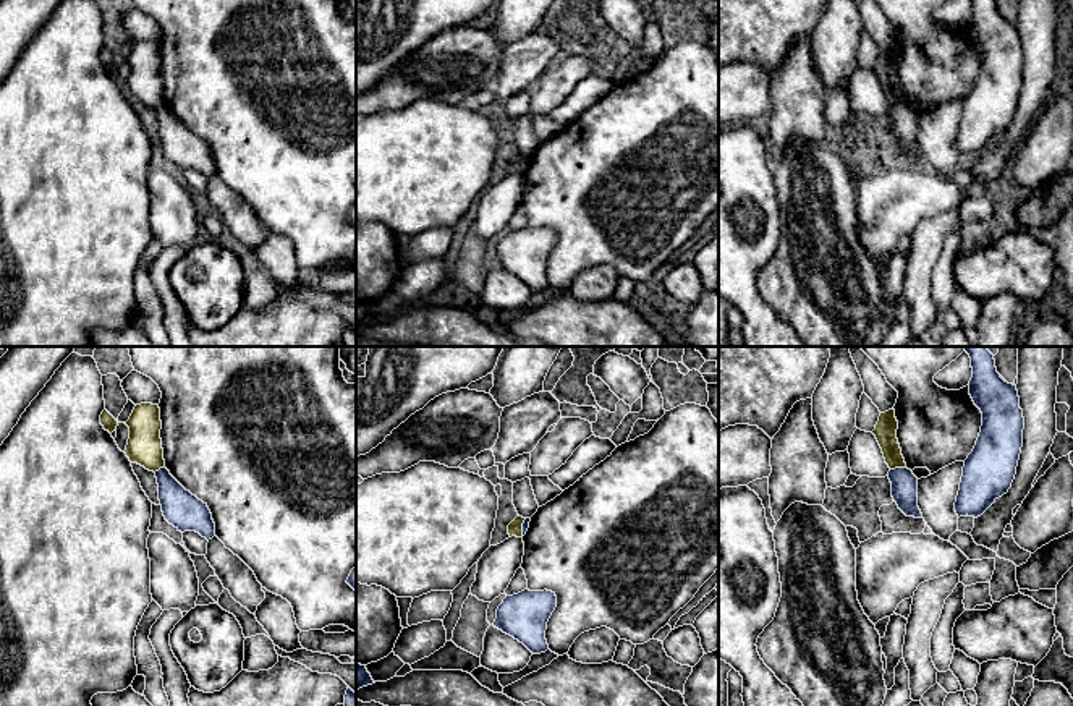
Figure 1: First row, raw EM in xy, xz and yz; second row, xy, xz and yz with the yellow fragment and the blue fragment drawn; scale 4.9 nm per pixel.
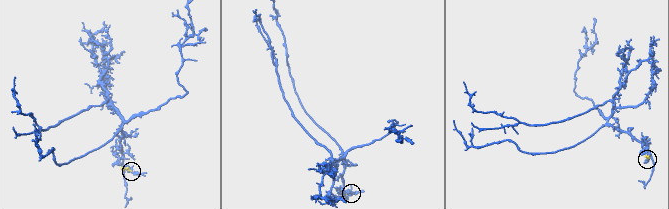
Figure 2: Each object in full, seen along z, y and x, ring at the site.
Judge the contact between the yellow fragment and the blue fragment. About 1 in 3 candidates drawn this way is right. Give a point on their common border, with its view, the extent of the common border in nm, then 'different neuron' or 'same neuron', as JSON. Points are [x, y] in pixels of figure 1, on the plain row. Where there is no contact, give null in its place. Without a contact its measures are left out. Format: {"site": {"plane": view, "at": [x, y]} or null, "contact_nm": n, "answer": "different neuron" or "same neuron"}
{"site": {"plane": "yz", "at": [897, 104]}, "contact_nm": 80, "answer": "different neuron"}

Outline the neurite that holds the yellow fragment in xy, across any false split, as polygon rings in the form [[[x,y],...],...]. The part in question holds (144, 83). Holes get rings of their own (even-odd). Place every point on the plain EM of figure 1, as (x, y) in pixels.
[[[136,42],[125,62],[129,65],[129,76],[125,87],[129,99],[154,110],[163,105],[165,97],[160,76],[162,58],[159,42]]]

